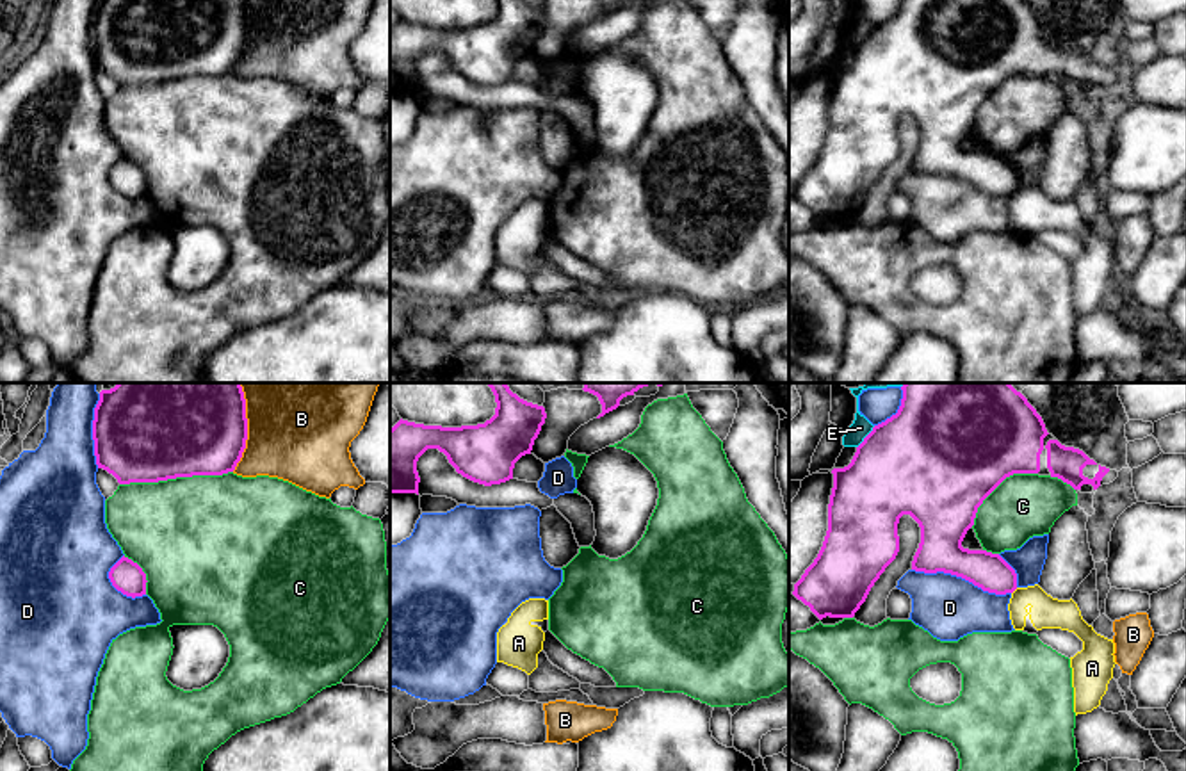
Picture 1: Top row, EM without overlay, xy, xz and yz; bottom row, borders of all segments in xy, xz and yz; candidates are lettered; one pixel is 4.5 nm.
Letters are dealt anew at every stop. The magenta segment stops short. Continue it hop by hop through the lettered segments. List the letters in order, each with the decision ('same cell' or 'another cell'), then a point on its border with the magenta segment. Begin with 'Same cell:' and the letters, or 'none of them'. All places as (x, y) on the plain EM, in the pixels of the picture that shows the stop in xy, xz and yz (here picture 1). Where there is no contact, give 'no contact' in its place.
Same cell: none of them
A: another cell; contact yz (1014, 191)
B: another cell; contact xy (246, 36)
C: another cell; contact xy (175, 79)
D: another cell; contact yz (962, 178)
E: another cell; contact yz (866, 38)

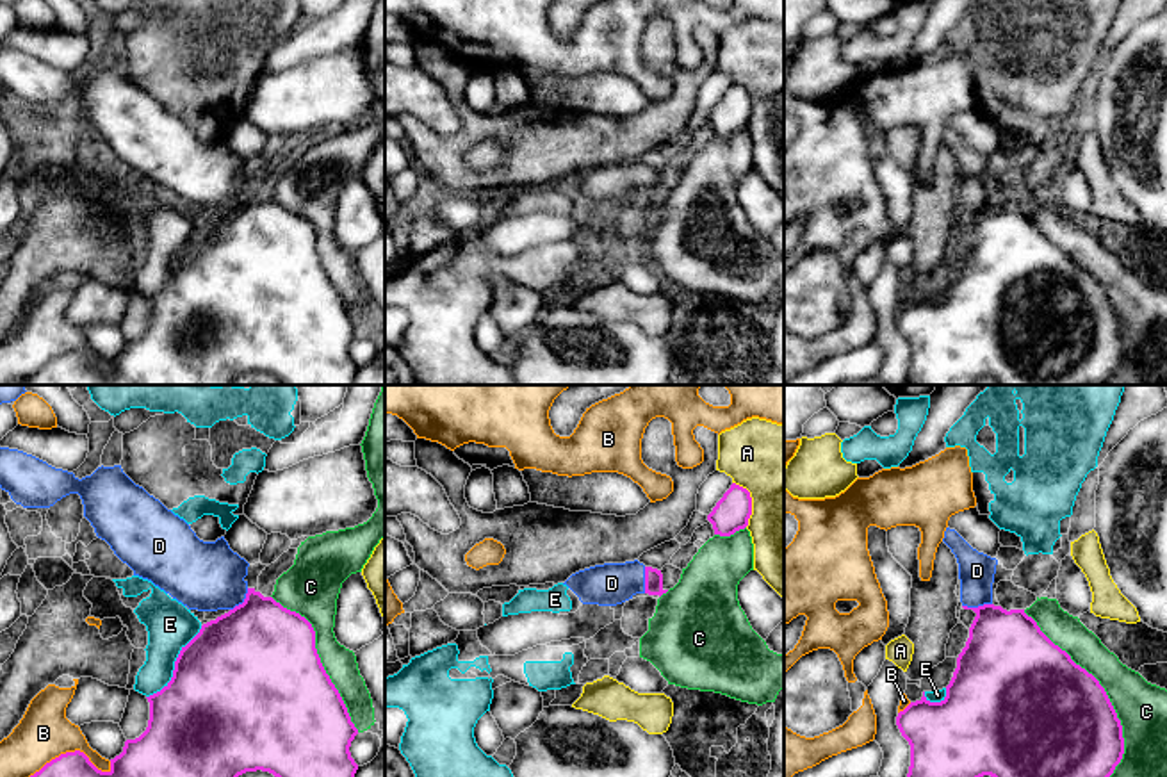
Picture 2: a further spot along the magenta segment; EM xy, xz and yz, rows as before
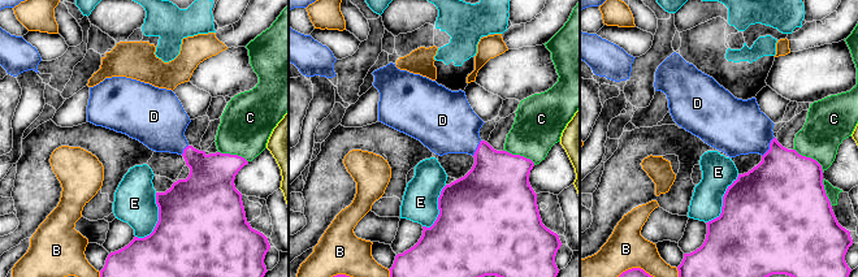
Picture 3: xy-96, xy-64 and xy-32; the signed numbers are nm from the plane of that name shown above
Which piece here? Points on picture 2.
Same cell: D
A: another cell; contact xz (750, 102)
B: another cell; contact xy (66, 353)
C: another cell; contact yz (1105, 294)
D: same cell; contact yz (979, 207)
E: another cell; contact xy (175, 266)

